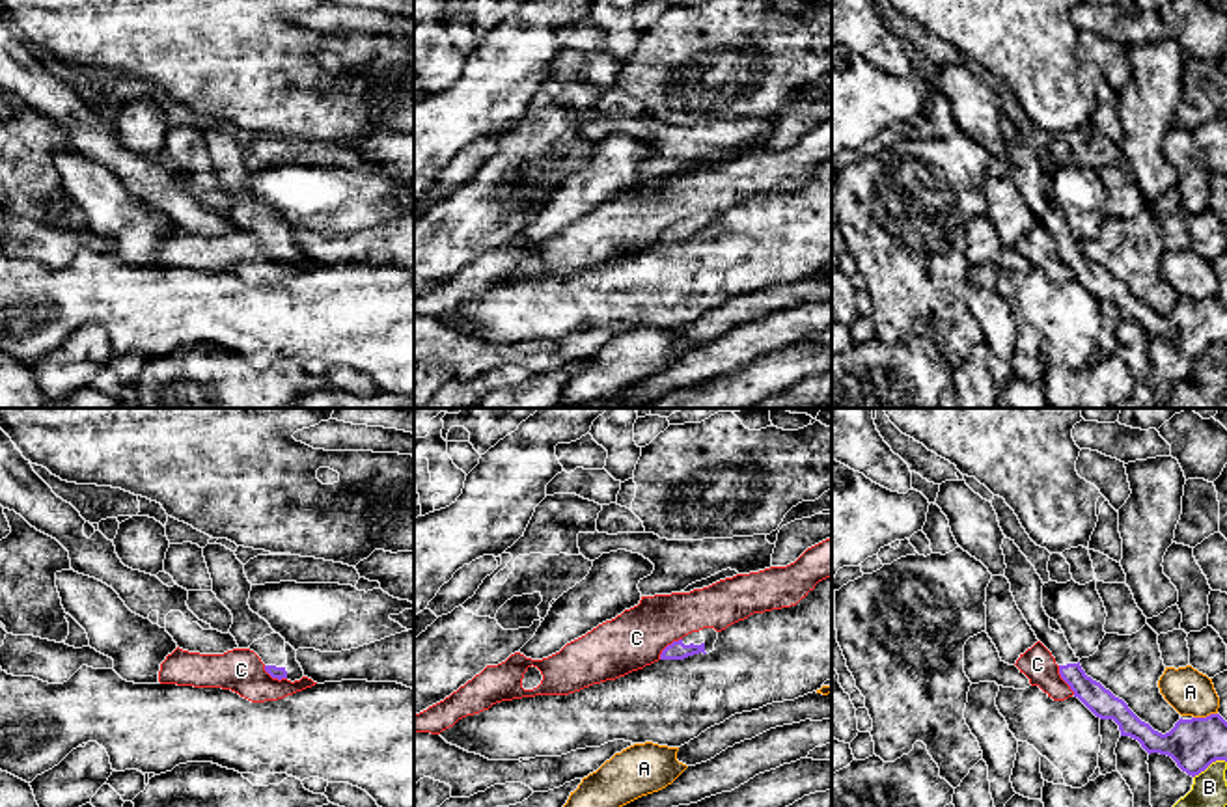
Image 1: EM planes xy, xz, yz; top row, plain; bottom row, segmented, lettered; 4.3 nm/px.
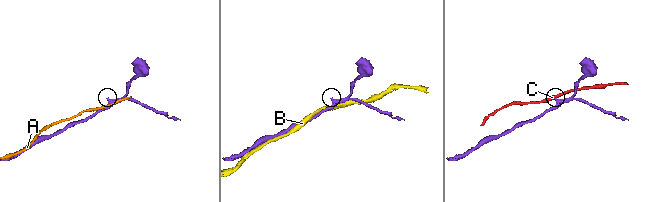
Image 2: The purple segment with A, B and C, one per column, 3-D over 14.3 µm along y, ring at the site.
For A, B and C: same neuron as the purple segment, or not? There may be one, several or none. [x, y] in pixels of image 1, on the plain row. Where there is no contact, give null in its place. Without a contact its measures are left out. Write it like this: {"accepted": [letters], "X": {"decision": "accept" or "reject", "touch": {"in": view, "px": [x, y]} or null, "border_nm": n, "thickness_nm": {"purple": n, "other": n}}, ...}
{"accepted": [], "A": {"decision": "reject", "touch": {"in": "yz", "px": [1205, 300]}, "border_nm": 110, "thickness_nm": {"purple": 220, "other": 190}}, "B": {"decision": "reject", "touch": {"in": "yz", "px": [1209, 347]}, "border_nm": 160, "thickness_nm": {"purple": 220, "other": 220}}, "C": {"decision": "reject", "touch": {"in": "yz", "px": [1063, 261]}, "border_nm": 150, "thickness_nm": {"purple": 120, "other": 150}}}

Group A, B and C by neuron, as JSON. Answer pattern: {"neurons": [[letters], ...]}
{"neurons": [["A"], ["B"], ["C"]]}

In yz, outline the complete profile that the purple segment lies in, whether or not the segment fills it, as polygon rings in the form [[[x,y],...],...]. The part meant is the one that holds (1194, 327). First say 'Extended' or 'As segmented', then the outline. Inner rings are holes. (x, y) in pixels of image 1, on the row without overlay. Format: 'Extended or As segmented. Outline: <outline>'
As segmented. Outline: [[[1080,244],[1059,248],[1059,257],[1096,300],[1113,302],[1121,319],[1137,322],[1149,337],[1171,339],[1188,358],[1199,358],[1216,343],[1227,345],[1227,304],[1220,296],[1180,300],[1169,315],[1162,317],[1141,304],[1123,281],[1087,259]]]

